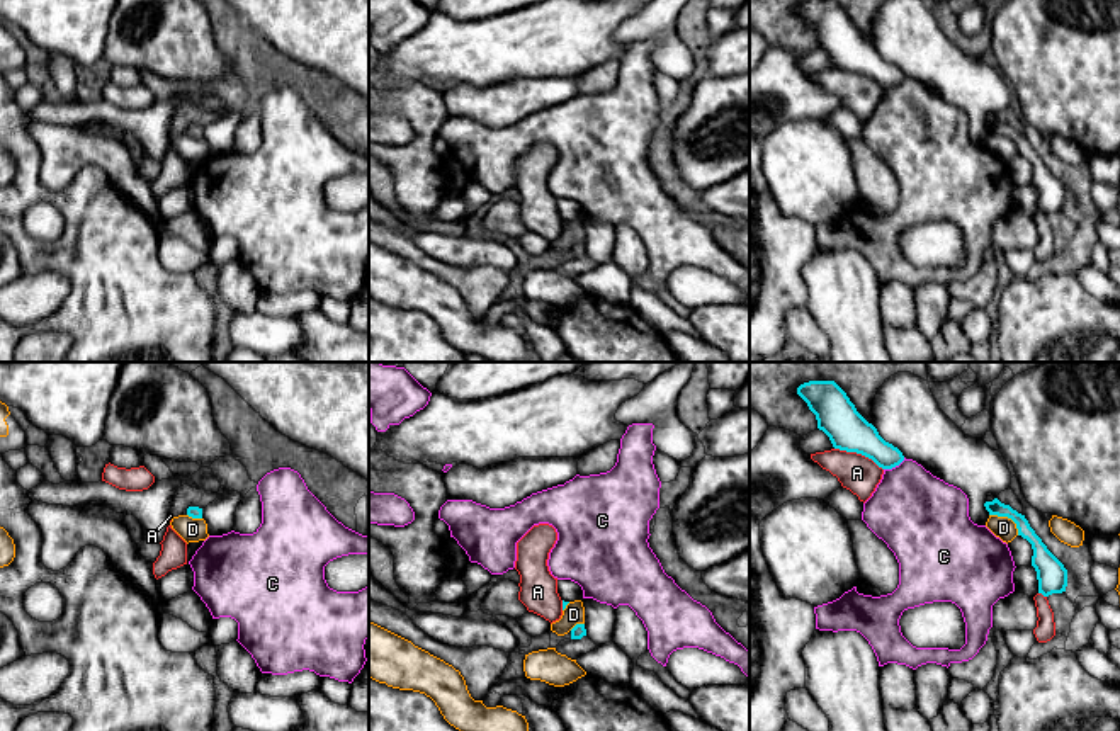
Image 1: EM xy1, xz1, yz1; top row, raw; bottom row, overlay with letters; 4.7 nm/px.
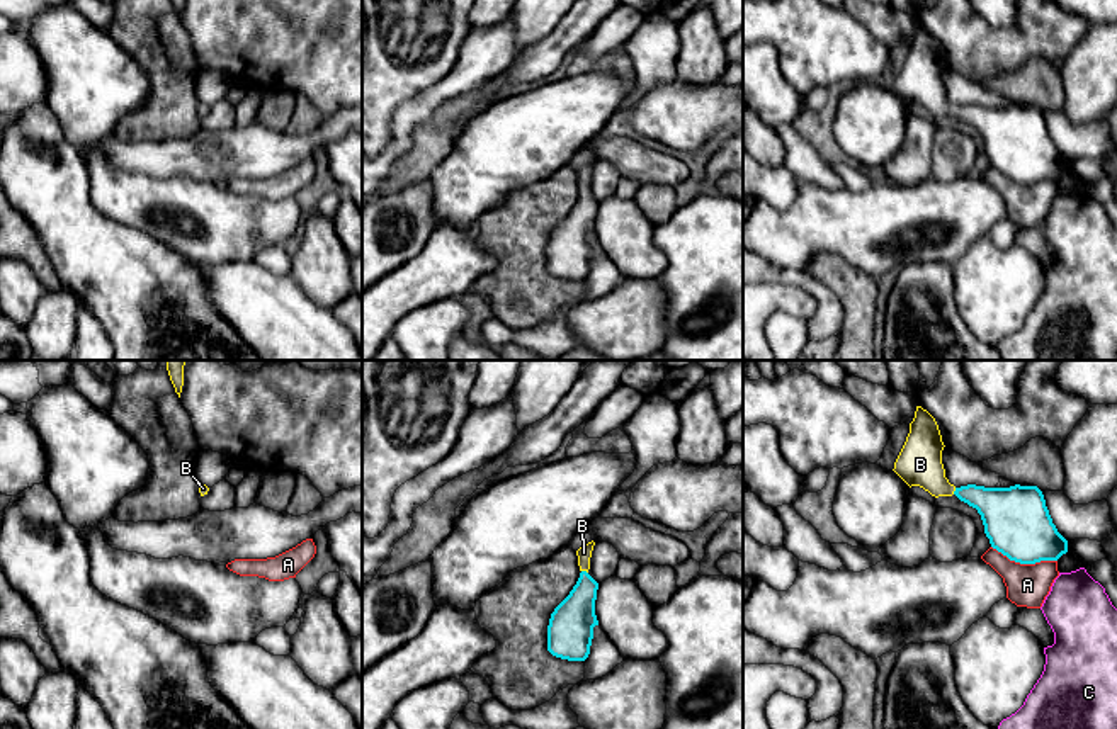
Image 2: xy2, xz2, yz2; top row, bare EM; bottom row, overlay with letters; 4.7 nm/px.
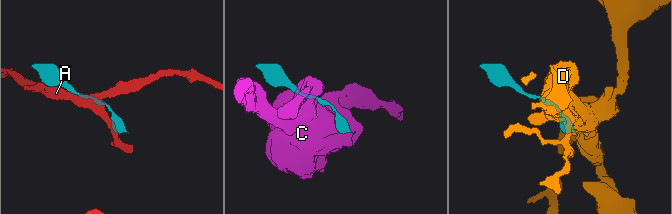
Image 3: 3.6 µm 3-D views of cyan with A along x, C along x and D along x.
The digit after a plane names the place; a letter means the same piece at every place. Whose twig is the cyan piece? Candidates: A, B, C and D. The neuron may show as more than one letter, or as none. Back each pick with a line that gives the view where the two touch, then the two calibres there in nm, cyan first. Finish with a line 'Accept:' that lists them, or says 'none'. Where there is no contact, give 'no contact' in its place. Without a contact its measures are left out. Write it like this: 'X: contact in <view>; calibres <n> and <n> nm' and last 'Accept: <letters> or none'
B: contact in xz2; calibres 200 and 70 nm
Accept: B

